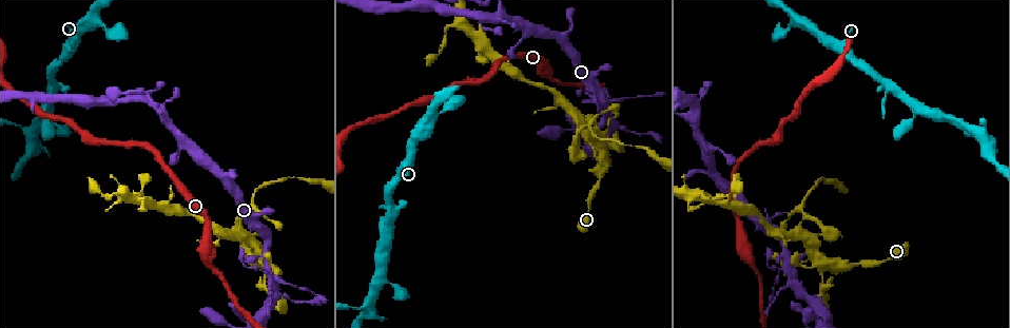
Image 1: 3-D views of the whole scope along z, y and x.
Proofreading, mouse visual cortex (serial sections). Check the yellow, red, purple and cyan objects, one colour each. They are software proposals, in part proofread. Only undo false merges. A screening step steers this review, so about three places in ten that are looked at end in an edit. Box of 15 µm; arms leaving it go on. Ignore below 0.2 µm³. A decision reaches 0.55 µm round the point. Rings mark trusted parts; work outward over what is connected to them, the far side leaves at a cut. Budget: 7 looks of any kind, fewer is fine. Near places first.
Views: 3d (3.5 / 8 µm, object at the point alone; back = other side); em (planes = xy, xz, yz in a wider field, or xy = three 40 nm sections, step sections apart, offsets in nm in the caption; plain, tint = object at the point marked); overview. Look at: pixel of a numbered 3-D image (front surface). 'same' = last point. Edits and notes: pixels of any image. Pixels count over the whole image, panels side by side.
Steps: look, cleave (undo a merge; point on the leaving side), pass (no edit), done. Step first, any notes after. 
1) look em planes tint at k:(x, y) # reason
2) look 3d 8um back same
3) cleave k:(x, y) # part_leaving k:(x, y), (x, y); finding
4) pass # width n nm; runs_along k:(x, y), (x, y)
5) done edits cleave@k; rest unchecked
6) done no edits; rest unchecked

look 3d 3.5um back at 1:(262, 282) # a narrow waist

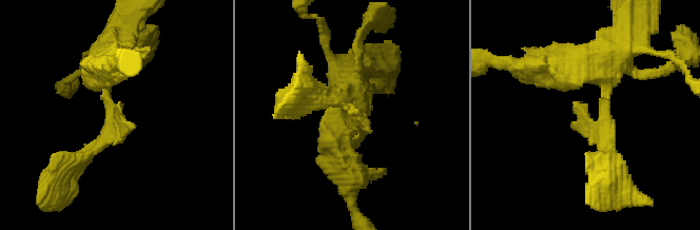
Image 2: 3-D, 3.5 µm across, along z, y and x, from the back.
look em planes tint at 2:(606, 117)

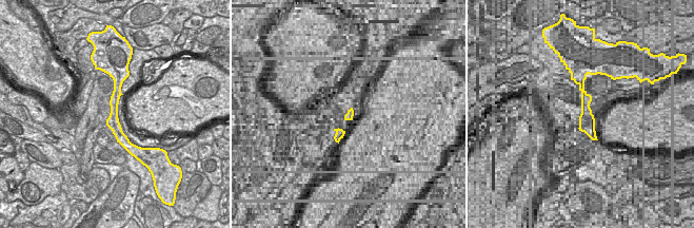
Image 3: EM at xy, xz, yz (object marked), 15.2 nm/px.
look em xy step 3 tint same # another direction

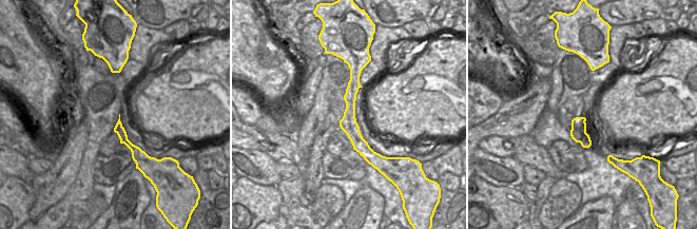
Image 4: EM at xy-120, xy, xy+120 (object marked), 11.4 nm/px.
pass # runs_along 2:(107, 58), (110, 127), (67, 172); one cell here

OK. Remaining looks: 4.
look 3d 3.5um at 1:(808, 219) # abrupt turn

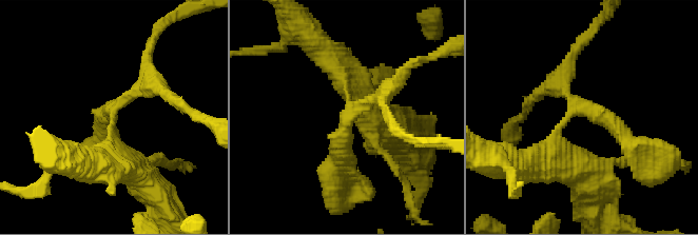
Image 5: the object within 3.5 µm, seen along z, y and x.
look em xy step 3 plain at 5:(110, 109) # shape alone is not enough

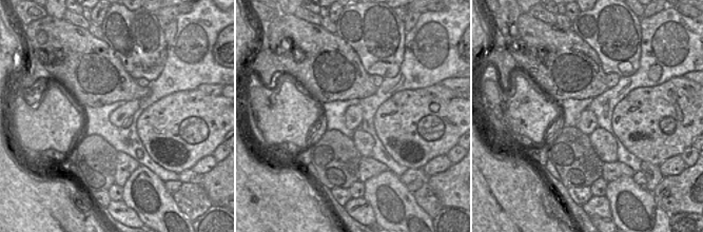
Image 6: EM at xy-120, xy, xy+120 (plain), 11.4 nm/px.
look em xy step 3 tint same

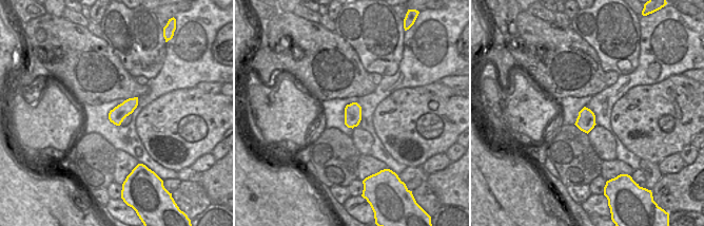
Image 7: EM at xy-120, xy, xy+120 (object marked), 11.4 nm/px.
pass # runs_along 5:(360, 97), (347, 92), (336, 168); all the same cell

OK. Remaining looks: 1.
done no edits; rest unchecked

